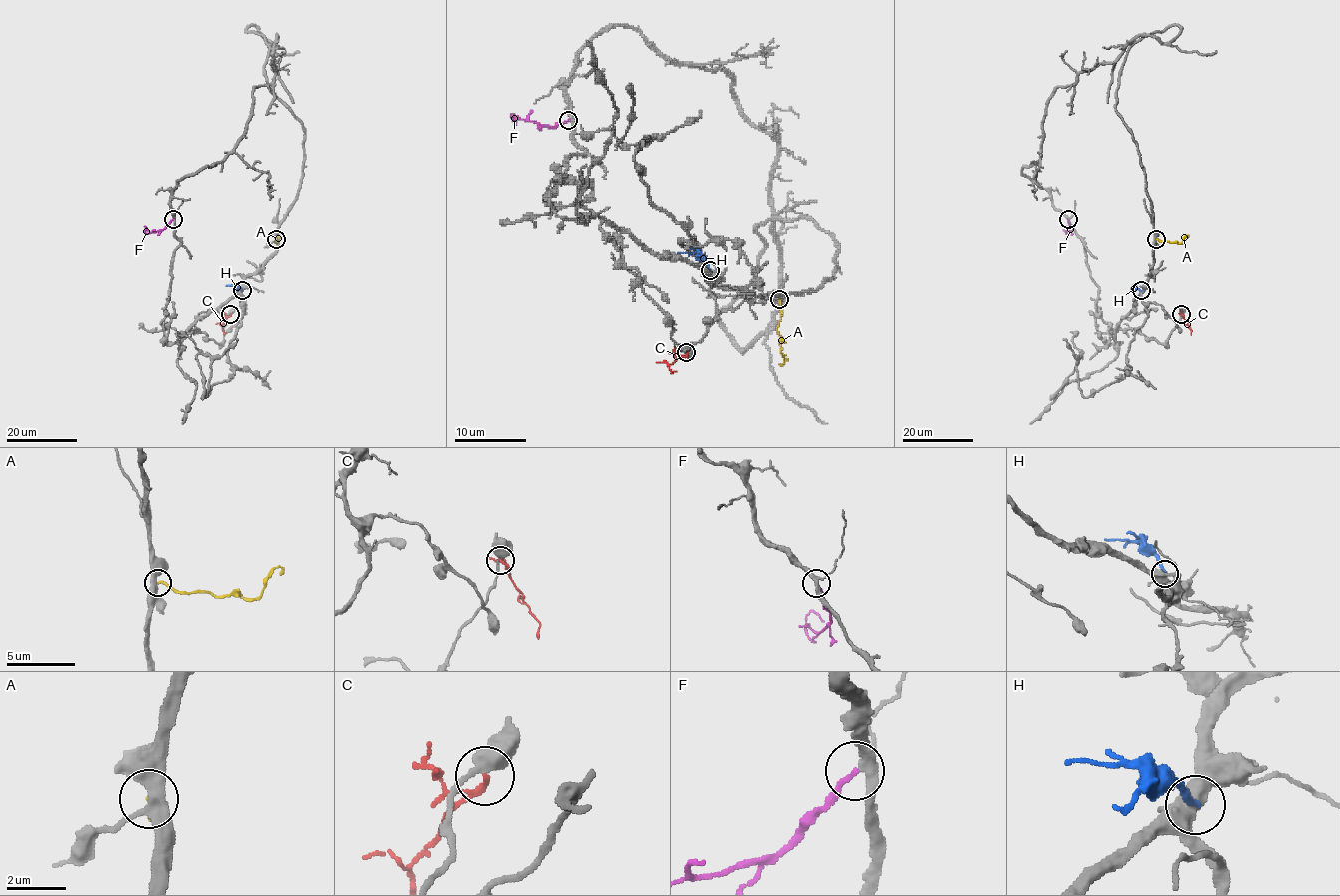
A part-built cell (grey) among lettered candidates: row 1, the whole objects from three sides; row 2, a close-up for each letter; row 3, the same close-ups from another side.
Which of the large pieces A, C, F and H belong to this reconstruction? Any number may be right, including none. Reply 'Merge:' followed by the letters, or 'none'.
Merge: F

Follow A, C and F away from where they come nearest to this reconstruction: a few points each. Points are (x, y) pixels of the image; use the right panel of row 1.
A: (1156, 239), (1181, 243), (1187, 236)
C: (1181, 314), (1191, 334)
F: (1067, 219), (1071, 229), (1065, 232), (1067, 226), (1070, 229)

